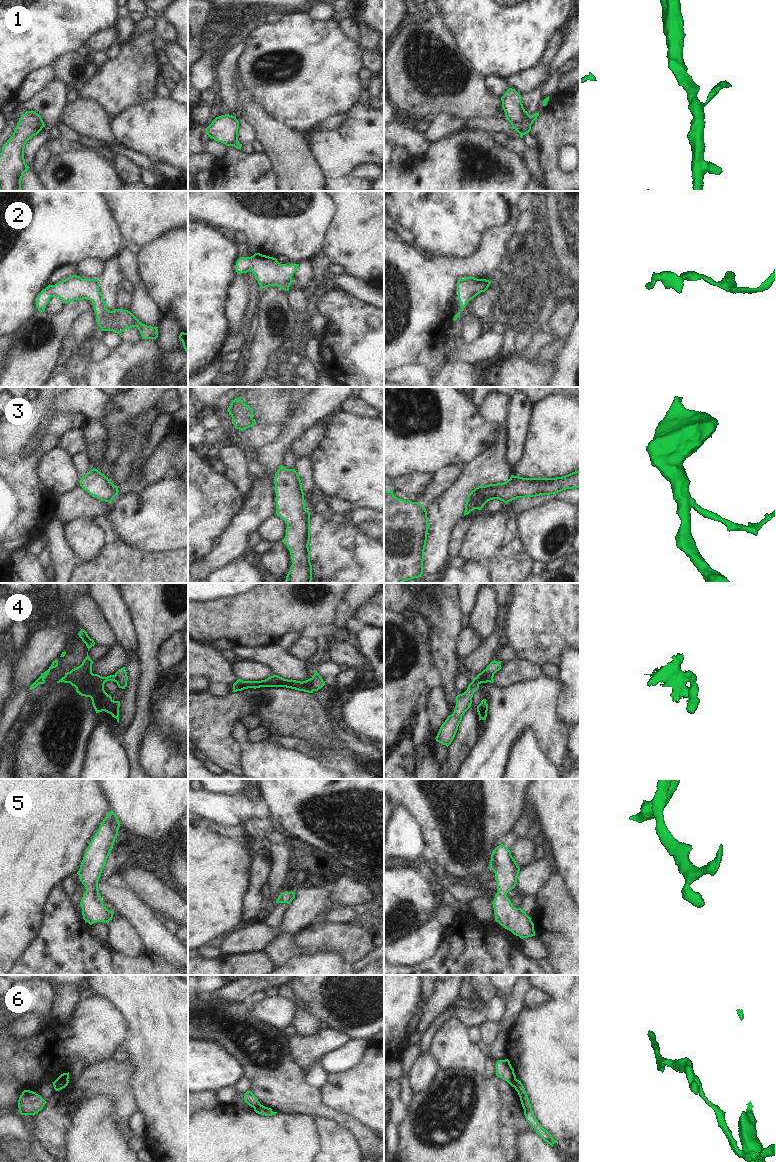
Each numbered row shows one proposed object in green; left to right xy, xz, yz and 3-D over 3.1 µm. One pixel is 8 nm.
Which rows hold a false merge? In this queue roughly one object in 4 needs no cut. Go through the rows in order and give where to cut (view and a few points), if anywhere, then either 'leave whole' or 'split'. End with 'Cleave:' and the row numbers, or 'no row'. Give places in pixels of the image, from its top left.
1: cut yz (529, 116), (531, 124); split
2: cut none; leave whole
3: cut xy (107, 479), (114, 496); split
4: cut yz (493, 674), (478, 678); split
5: cut none; leave whole
6: cut yz (516, 1079), (513, 1086); split
Cleave: 1, 3, 4, 6

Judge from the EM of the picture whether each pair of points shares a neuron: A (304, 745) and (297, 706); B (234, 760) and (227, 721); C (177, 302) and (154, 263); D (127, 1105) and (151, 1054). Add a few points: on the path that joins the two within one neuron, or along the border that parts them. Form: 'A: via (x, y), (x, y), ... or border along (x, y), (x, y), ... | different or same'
A: border along (280, 735), (305, 738), (309, 741) | different
B: via (227, 750), (227, 731) | same
C: via (177, 292), (177, 286), (164, 273) | same
D: border along (134, 1065), (132, 1086), (140, 1110) | different

